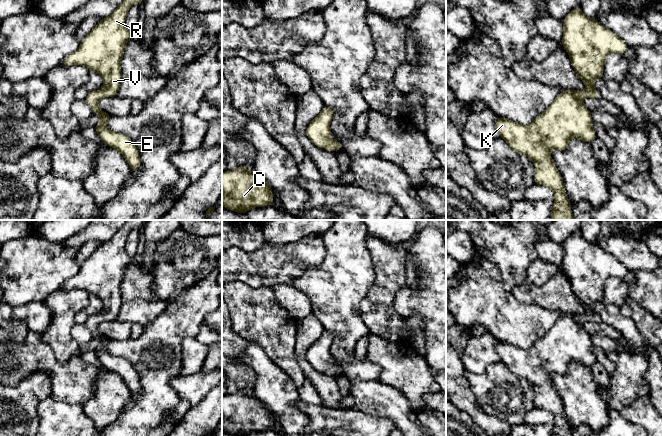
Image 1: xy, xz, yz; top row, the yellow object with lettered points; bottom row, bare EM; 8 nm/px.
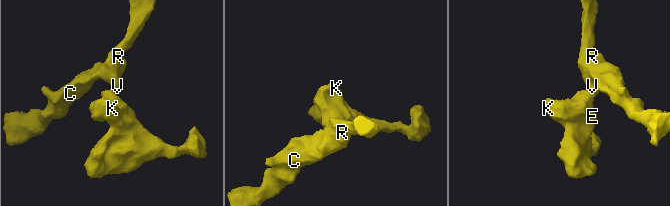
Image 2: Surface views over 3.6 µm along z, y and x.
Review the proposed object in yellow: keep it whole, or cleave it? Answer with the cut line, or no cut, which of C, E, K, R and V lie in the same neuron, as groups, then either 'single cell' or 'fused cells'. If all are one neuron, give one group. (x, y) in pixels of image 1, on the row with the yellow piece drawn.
no cut | C E K R V | single cell

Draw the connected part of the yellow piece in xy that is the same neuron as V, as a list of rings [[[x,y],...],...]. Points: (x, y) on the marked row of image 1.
[[[125,0],[114,12],[100,20],[92,31],[80,42],[79,48],[68,55],[61,64],[65,66],[83,65],[89,71],[97,72],[103,79],[103,88],[90,92],[84,101],[91,107],[93,113],[100,116],[95,126],[96,133],[105,145],[117,149],[125,158],[131,171],[140,169],[140,155],[131,141],[123,133],[112,132],[106,122],[111,117],[98,108],[98,102],[104,97],[117,96],[123,80],[121,59],[125,46],[133,37],[125,26],[129,8],[144,0]]]

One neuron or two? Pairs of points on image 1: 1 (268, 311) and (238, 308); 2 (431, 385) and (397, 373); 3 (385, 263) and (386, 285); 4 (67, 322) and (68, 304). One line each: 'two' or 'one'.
1: one
2: one
3: one
4: one

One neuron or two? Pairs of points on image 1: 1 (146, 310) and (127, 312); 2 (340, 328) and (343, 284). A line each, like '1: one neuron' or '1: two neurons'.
1: one neuron
2: one neuron

